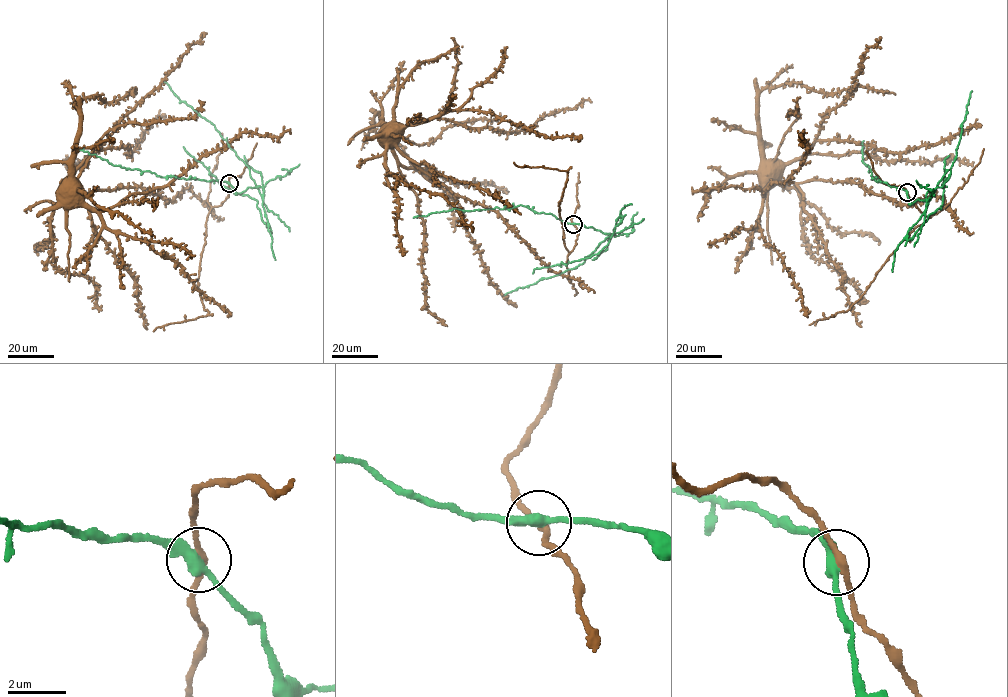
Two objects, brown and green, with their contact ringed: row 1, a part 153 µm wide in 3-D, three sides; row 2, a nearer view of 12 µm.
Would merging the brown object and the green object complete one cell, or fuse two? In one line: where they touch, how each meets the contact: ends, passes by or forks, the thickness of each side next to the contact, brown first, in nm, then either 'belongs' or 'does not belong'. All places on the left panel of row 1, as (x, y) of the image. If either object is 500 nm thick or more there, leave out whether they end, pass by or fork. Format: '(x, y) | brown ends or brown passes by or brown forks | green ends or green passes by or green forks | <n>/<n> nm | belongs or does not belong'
(229, 183) | brown passes by | green passes by | 200/360 nm | does not belong

